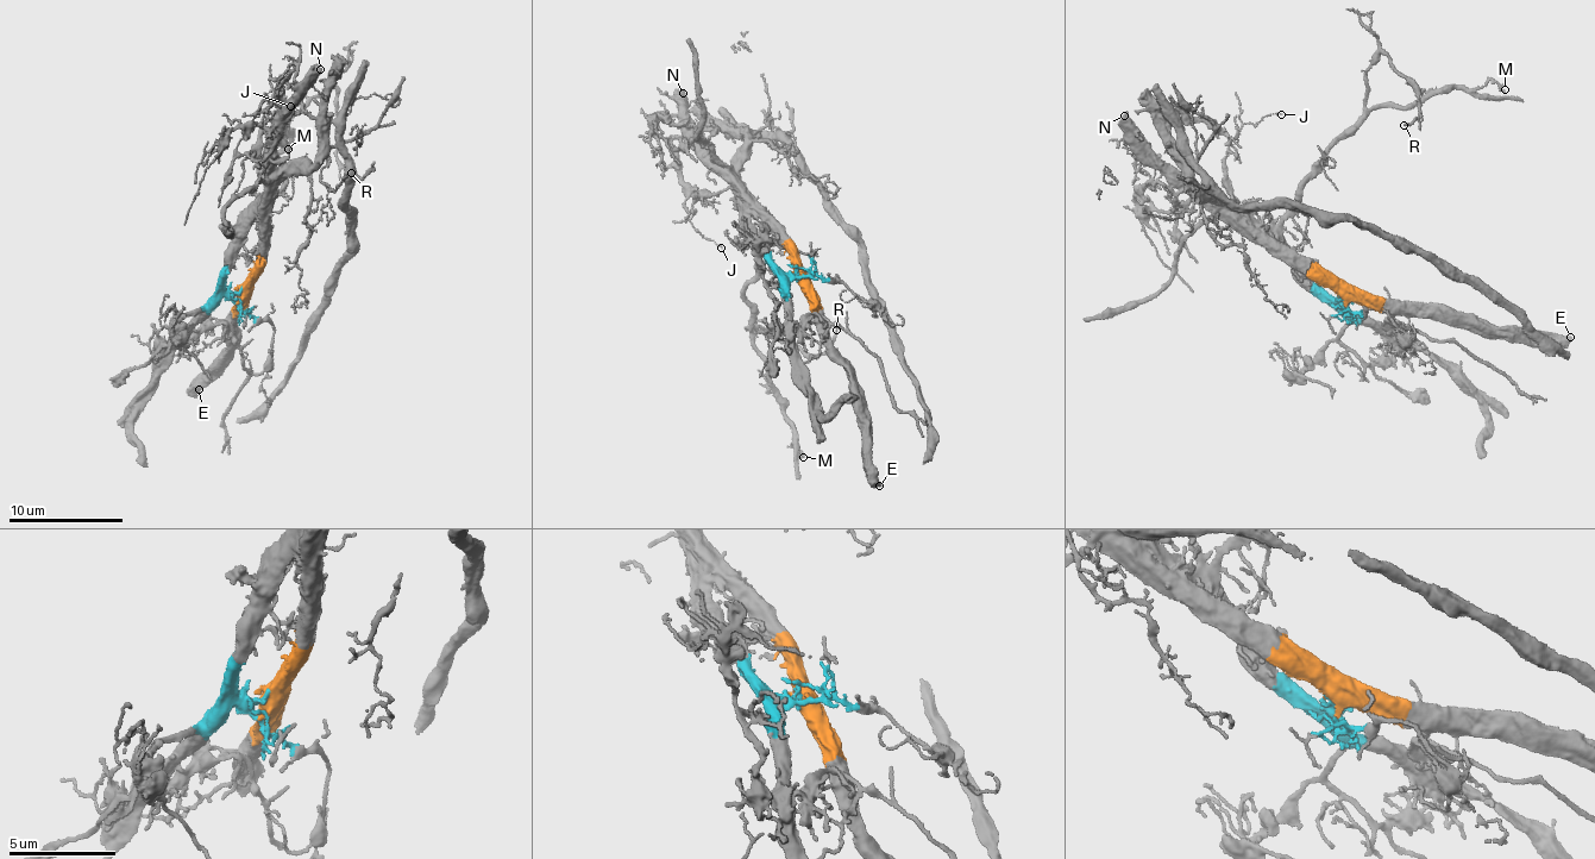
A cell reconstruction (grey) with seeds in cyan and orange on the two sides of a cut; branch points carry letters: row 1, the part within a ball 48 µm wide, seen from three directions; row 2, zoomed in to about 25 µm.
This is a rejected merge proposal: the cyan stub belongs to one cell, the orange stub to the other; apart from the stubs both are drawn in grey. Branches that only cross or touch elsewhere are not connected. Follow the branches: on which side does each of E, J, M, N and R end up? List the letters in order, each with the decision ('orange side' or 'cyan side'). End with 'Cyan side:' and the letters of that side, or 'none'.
E: orange side
J: orange side
M: cyan side
N: orange side
R: cyan side
Cyan side: M, R

